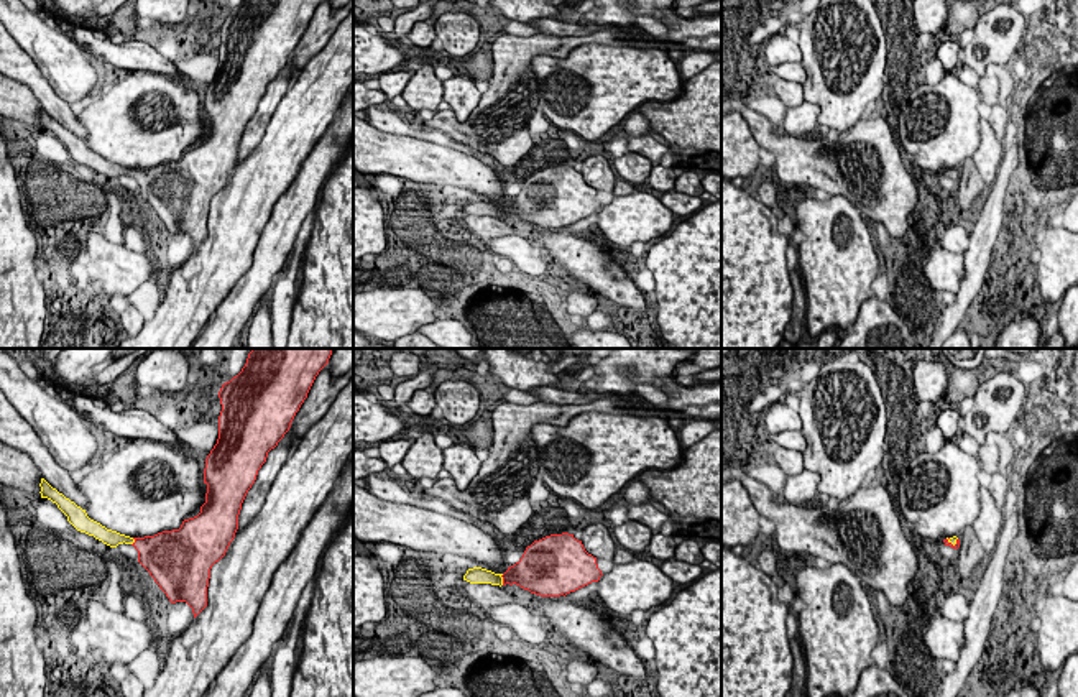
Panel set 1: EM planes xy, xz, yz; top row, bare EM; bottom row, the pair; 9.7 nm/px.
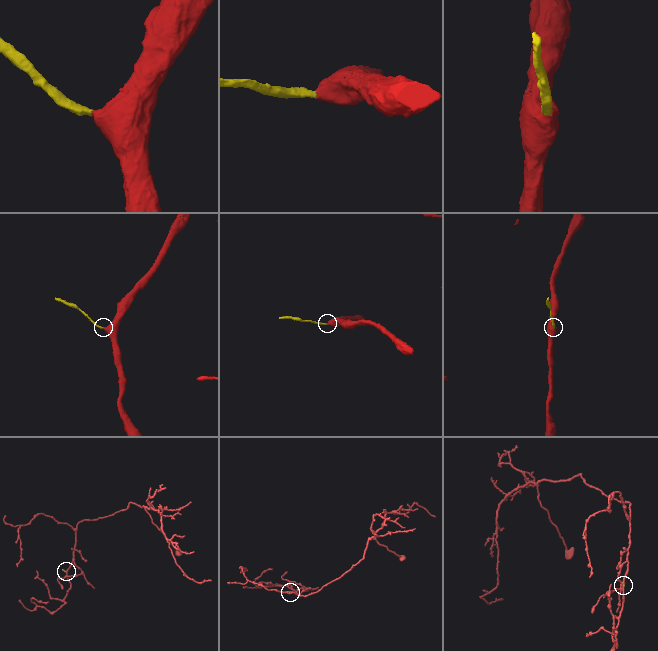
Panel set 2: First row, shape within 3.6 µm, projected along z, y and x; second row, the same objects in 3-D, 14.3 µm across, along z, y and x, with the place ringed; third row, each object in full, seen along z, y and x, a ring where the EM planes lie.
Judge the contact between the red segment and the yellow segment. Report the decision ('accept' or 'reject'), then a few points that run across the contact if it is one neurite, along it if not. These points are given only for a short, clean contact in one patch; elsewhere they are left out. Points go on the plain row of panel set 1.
accept | xz (528, 204), (503, 211), (479, 207)

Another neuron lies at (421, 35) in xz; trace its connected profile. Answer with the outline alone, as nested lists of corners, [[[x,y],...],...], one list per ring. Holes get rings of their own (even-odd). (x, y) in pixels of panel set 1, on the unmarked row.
[[[417,21],[412,30],[406,36],[414,46],[431,48],[435,36],[434,25],[427,25],[426,21]]]

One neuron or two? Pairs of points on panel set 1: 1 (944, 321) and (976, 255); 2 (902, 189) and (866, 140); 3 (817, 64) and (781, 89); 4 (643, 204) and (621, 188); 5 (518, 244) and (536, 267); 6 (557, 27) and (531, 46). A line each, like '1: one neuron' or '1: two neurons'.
1: one neuron
2: one neuron
3: two neurons
4: two neurons
5: one neuron
6: two neurons

